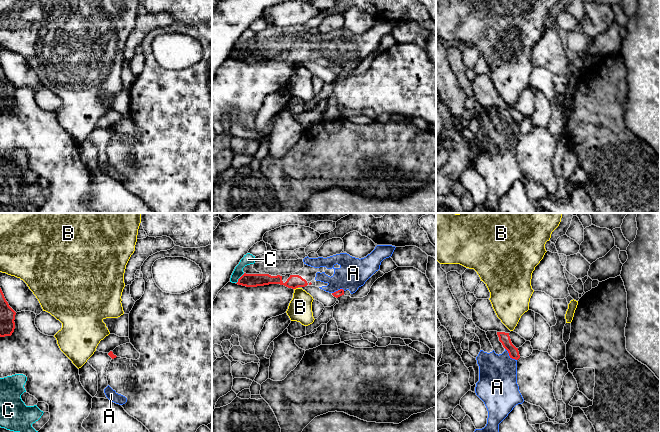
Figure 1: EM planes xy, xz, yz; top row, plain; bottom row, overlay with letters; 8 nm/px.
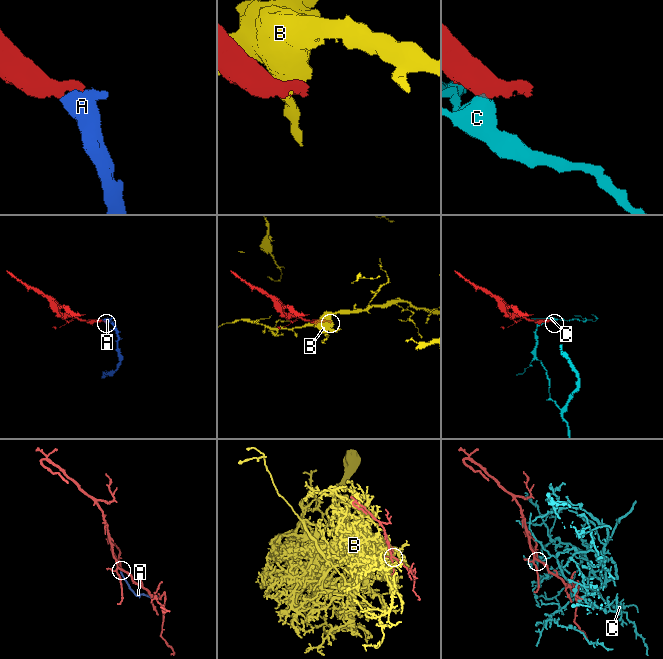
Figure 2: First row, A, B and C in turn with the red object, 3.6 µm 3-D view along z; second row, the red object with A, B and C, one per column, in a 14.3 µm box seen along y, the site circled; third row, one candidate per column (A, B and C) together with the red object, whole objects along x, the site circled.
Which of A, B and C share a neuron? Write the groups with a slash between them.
A / B / C

